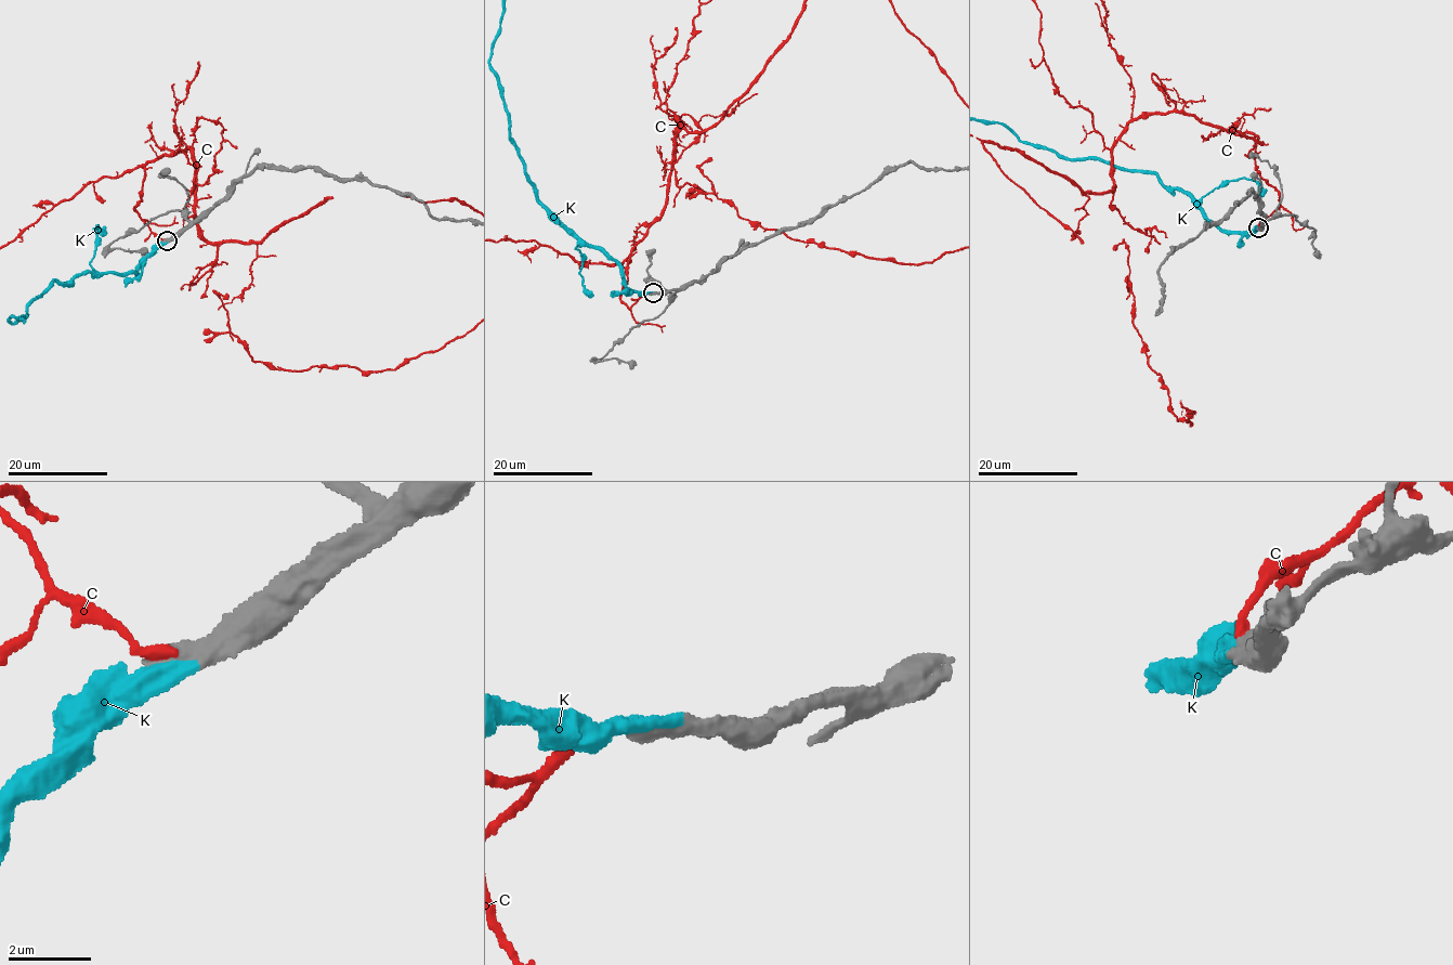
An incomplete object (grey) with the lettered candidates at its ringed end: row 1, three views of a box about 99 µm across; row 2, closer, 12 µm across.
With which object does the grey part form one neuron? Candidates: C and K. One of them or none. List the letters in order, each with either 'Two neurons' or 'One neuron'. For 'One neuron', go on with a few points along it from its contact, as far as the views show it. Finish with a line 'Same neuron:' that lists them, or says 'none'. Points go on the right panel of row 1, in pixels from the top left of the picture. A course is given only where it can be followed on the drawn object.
C: Two neurons
K: One neuron
Same neuron: K

